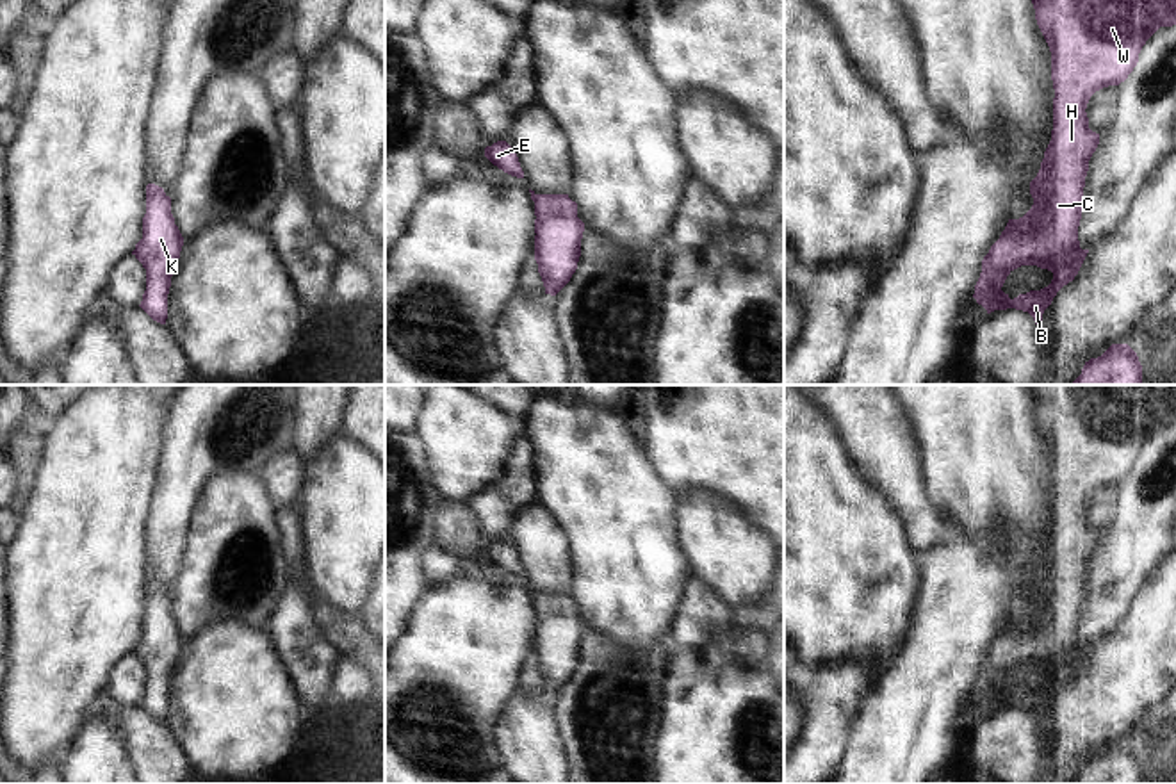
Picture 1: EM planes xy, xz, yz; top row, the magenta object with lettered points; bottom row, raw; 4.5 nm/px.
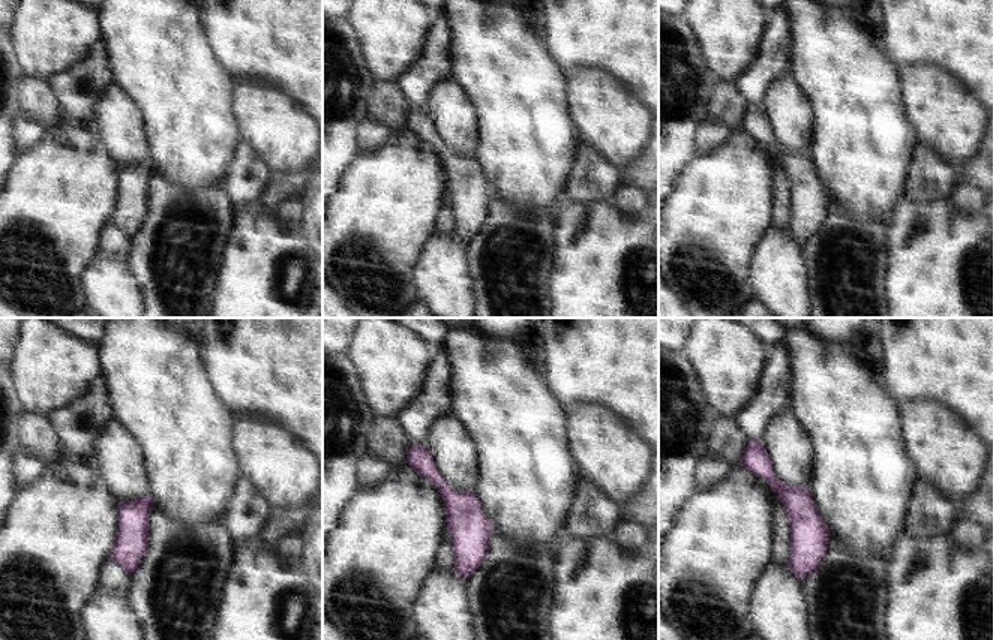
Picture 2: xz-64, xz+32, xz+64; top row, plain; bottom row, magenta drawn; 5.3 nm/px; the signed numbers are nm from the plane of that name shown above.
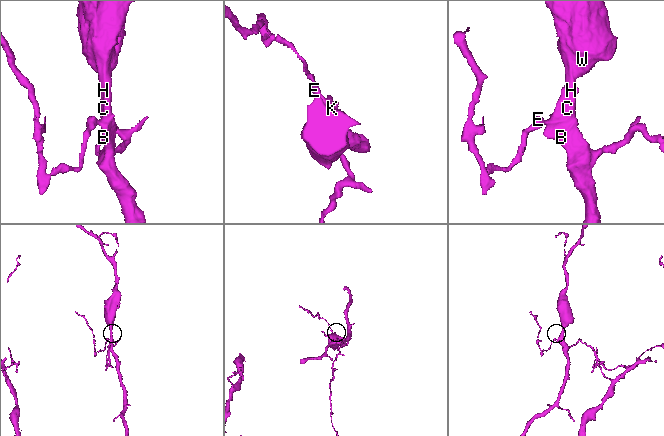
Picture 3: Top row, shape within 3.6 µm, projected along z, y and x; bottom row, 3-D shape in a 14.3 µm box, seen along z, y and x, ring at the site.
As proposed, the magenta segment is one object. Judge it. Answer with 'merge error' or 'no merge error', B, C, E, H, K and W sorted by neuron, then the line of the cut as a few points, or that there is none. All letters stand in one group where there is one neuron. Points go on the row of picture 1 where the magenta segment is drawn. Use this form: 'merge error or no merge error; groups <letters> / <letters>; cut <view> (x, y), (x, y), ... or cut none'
no merge error; groups B C E H K W; cut none

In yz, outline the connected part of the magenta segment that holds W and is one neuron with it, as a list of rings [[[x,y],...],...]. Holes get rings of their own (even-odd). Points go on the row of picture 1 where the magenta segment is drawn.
[[[1032,0],[1032,4],[1051,52],[1055,89],[1051,141],[1037,176],[1030,182],[1032,208],[1019,219],[1009,219],[1000,239],[984,257],[973,298],[987,314],[1007,308],[1028,312],[1041,328],[1044,310],[1057,292],[1074,280],[1089,253],[1080,248],[1078,226],[1089,160],[1099,144],[1099,134],[1089,128],[1087,103],[1096,91],[1128,78],[1142,46],[1160,27],[1176,25],[1176,0]],[[1021,265],[1048,269],[1053,280],[1041,290],[1010,299],[1001,287]]]

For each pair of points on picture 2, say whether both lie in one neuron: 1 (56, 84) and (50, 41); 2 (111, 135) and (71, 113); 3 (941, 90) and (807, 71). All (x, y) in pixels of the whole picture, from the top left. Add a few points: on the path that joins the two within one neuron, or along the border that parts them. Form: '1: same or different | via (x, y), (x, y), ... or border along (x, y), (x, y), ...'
1: different | border along (86, 59), (45, 78)
2: different | border along (110, 86), (95, 105), (92, 117)
3: different | border along (897, 74), (905, 114)

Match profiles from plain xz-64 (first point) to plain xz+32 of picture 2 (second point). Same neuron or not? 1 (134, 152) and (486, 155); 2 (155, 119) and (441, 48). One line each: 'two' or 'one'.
1: two
2: two

